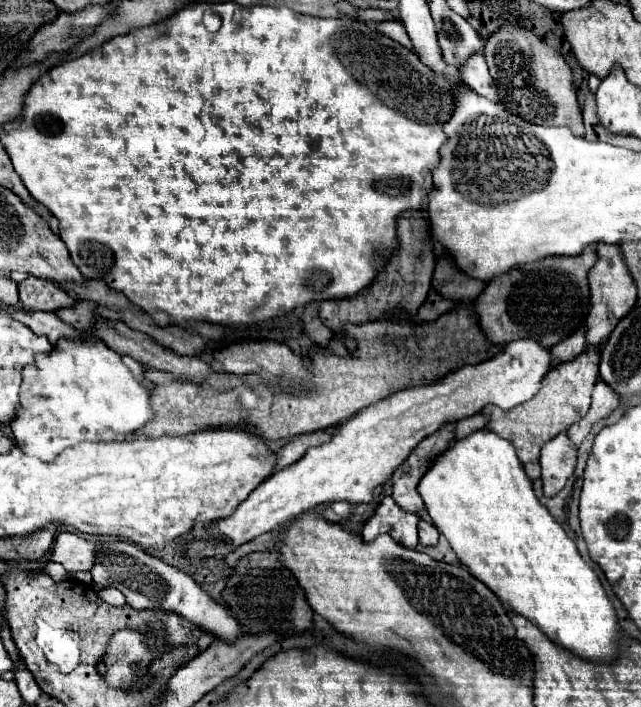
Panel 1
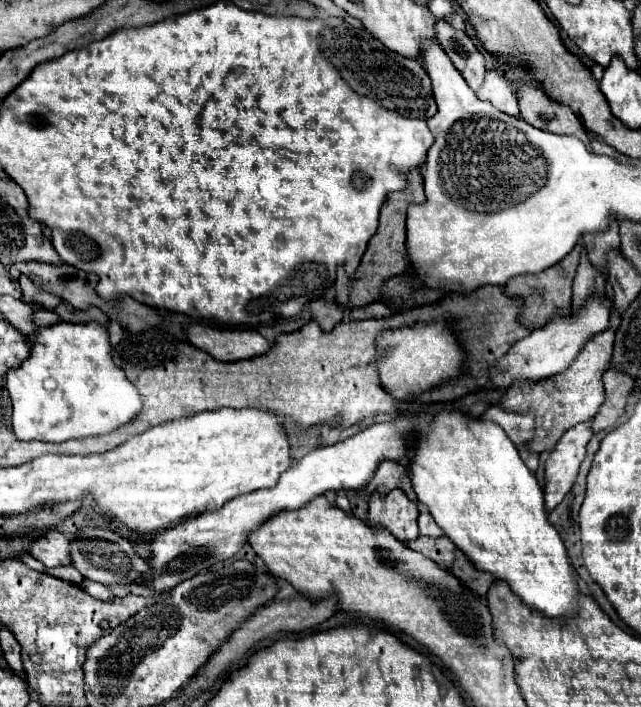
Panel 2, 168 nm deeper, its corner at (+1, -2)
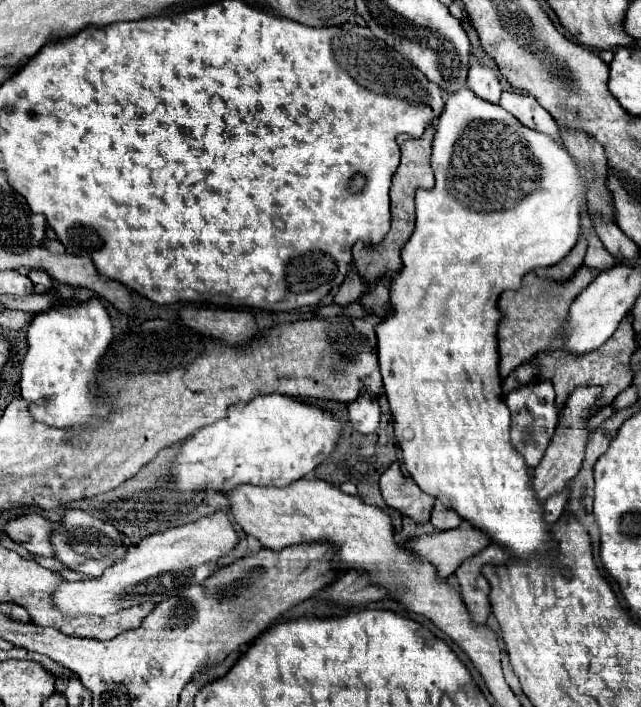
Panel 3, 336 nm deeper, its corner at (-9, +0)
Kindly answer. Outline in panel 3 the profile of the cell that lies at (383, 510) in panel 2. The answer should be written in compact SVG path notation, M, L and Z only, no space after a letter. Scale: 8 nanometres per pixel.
M393 463L383 475L381 475L381 495L385 503L393 509L397 509L403 517L409 517L411 521L423 525L429 523L429 515L433 509L435 499L401 473L399 463Z

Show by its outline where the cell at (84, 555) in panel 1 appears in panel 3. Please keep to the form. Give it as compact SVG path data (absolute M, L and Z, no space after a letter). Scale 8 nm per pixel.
M25 515L9 521L5 525L5 533L33 555L55 557L55 549L51 543L53 529L49 527L49 521L45 521L39 515Z

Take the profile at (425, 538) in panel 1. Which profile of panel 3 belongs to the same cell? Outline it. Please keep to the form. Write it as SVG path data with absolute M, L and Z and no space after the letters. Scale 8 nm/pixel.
M435 501L433 511L431 511L431 523L441 531L449 531L449 529L461 525L461 517L455 515L455 511L449 511L443 503Z

